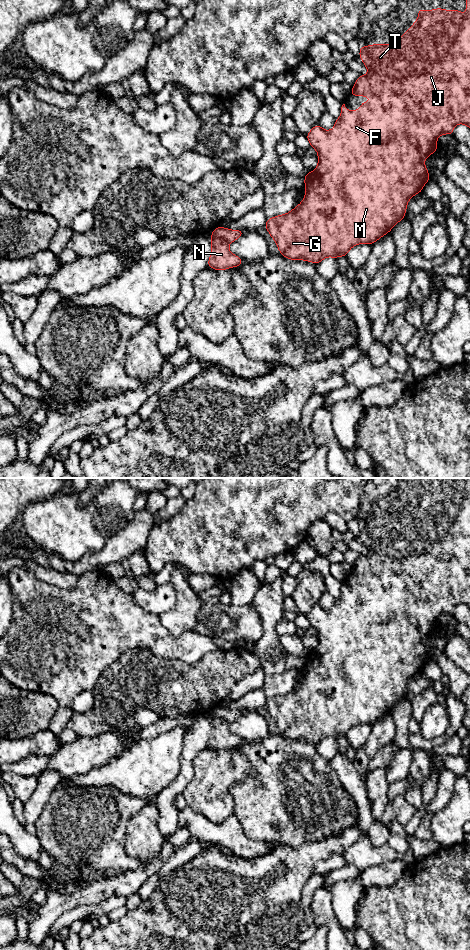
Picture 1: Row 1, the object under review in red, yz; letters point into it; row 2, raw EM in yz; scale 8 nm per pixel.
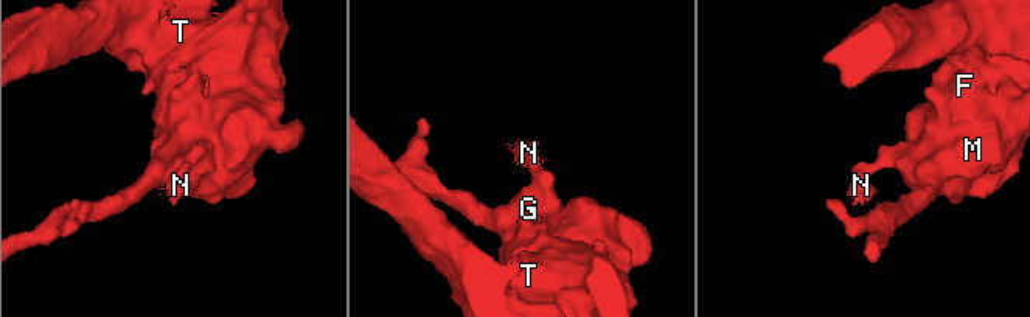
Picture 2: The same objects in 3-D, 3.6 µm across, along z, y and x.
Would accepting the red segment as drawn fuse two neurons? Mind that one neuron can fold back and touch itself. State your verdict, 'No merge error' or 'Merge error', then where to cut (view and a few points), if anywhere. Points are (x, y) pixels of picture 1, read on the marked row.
Merge error. Split along yz (211, 236), (224, 238), (229, 243)

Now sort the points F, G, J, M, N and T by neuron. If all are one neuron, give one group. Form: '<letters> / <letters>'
F G J M T / N

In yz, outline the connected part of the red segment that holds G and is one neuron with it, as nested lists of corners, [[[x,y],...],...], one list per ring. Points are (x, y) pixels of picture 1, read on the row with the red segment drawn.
[[[466,0],[466,13],[463,15],[461,10],[445,10],[443,8],[435,8],[433,10],[418,9],[418,19],[393,43],[393,44],[371,44],[369,46],[360,46],[359,57],[364,63],[368,70],[367,75],[359,75],[358,79],[352,87],[350,96],[365,96],[371,97],[372,100],[369,102],[362,102],[359,110],[347,110],[345,104],[341,107],[341,114],[338,119],[335,120],[334,128],[332,130],[324,130],[319,124],[316,124],[306,135],[310,146],[317,151],[318,164],[314,171],[306,173],[304,177],[305,184],[305,196],[300,204],[286,214],[281,214],[266,220],[265,229],[269,232],[272,239],[275,240],[279,253],[282,254],[286,259],[290,260],[303,260],[312,262],[318,265],[326,257],[332,257],[337,259],[339,256],[346,257],[347,253],[352,247],[358,244],[372,245],[377,240],[388,234],[392,228],[401,220],[405,218],[408,201],[418,193],[421,193],[424,185],[430,181],[430,176],[427,167],[424,164],[426,158],[432,155],[436,150],[439,150],[436,143],[440,135],[448,134],[453,135],[454,127],[458,124],[465,124],[470,129],[470,0]]]

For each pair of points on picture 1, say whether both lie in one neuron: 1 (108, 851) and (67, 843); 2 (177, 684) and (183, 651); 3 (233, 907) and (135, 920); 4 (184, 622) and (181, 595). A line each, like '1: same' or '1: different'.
1: same
2: different
3: same
4: same

